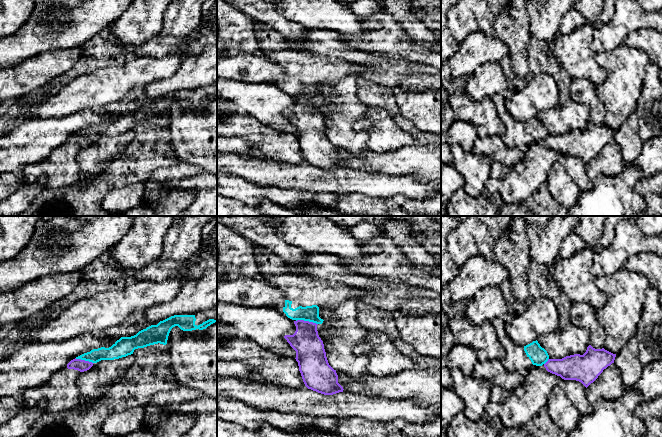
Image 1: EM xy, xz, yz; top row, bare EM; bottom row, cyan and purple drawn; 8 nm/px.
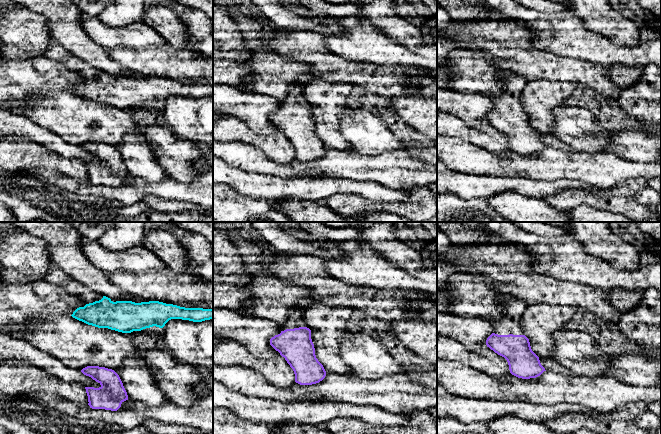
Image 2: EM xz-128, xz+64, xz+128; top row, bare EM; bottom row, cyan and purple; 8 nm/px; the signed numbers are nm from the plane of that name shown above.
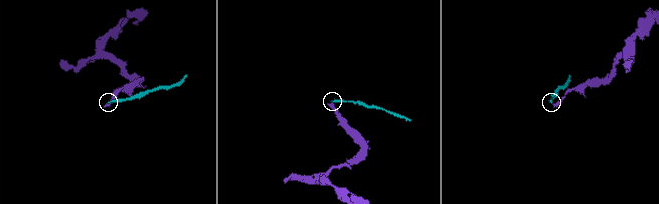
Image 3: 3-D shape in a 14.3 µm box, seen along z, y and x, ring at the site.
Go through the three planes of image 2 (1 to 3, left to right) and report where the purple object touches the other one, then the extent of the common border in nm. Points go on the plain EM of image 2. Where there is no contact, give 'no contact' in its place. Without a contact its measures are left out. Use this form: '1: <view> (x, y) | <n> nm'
1: no contact
2: no contact
3: no contact

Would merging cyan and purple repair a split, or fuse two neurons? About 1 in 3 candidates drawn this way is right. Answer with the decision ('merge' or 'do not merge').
do not merge

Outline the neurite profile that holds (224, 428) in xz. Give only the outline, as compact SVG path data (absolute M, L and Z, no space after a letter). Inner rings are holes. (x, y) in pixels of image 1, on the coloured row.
M217 418L217 437L297 437L268 424L257 431L249 431L243 426Z

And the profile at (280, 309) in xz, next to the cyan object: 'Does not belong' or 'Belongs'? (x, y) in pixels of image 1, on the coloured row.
Belongs

